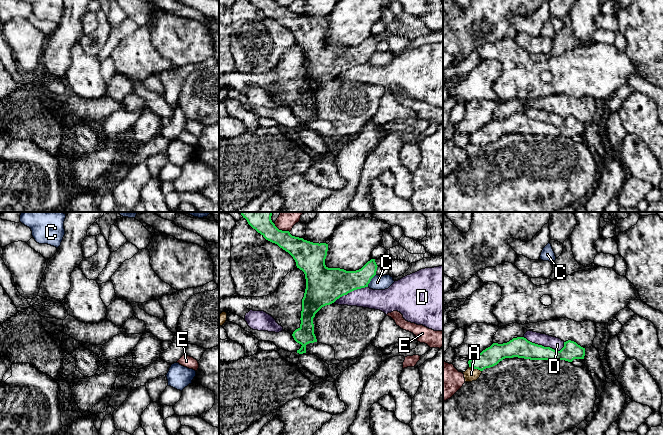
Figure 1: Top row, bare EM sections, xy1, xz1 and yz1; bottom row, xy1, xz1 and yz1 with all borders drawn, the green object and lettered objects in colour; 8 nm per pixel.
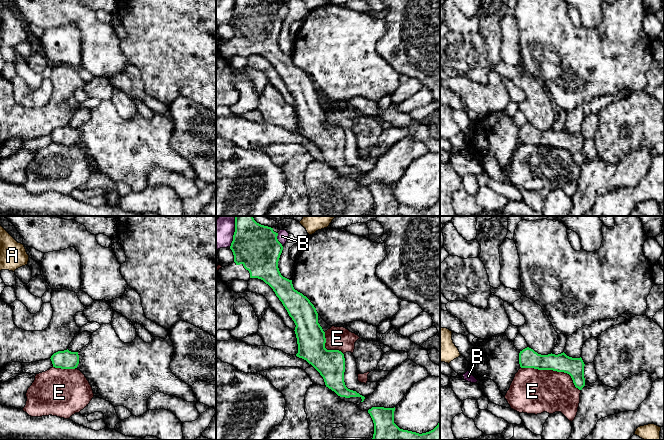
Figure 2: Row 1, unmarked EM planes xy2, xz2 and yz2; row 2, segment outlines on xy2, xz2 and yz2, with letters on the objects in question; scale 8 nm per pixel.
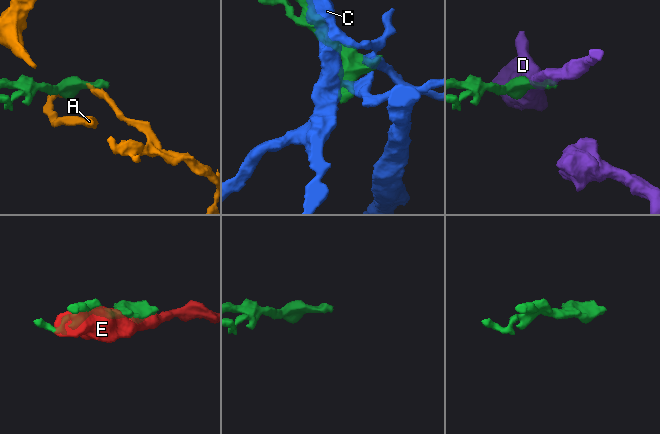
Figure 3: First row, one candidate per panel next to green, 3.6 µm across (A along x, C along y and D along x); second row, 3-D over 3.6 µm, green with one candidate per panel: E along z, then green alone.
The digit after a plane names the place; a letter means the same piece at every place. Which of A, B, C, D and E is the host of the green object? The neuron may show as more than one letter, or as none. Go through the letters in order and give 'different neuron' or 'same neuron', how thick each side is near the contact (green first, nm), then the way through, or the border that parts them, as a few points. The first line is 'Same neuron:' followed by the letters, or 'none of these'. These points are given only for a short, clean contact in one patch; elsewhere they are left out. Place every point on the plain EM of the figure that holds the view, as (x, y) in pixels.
Same neuron: none of these
A: different neuron; 160 nm thick on the green side, 110 nm on the other
B: different neuron; 360 nm thick on the green side, 200 nm on the other
C: different neuron; 220 nm thick on the green side, 110 nm on the other; border along xz1 (375, 50), (367, 62)
D: different neuron; 170 nm thick on the green side, 100 nm on the other
E: different neuron; 160 nm thick on the green side, 360 nm on the other

